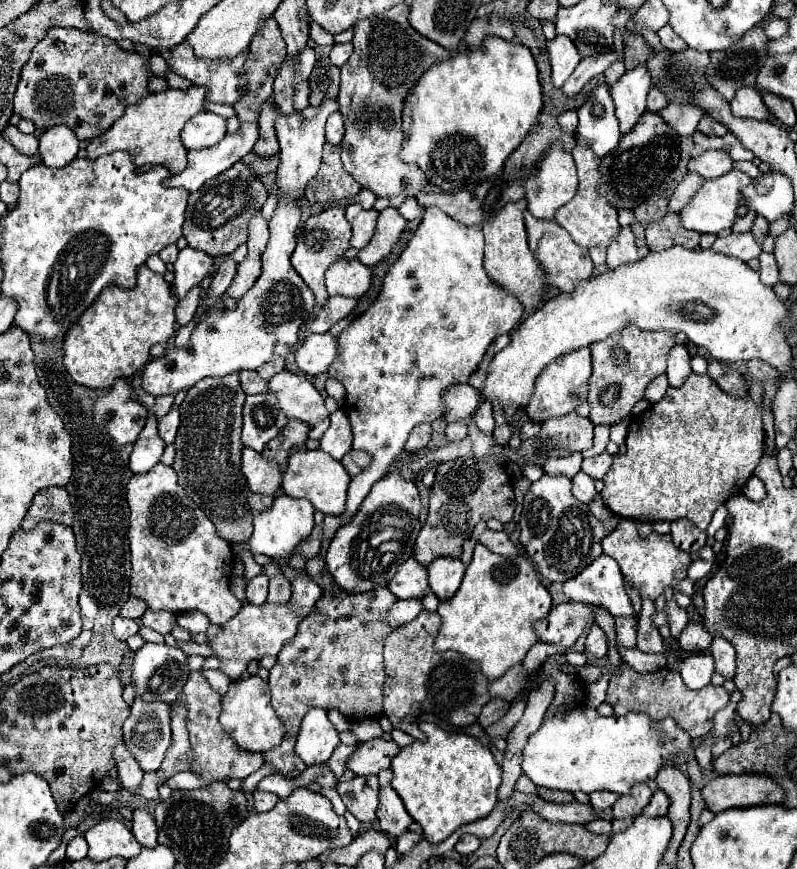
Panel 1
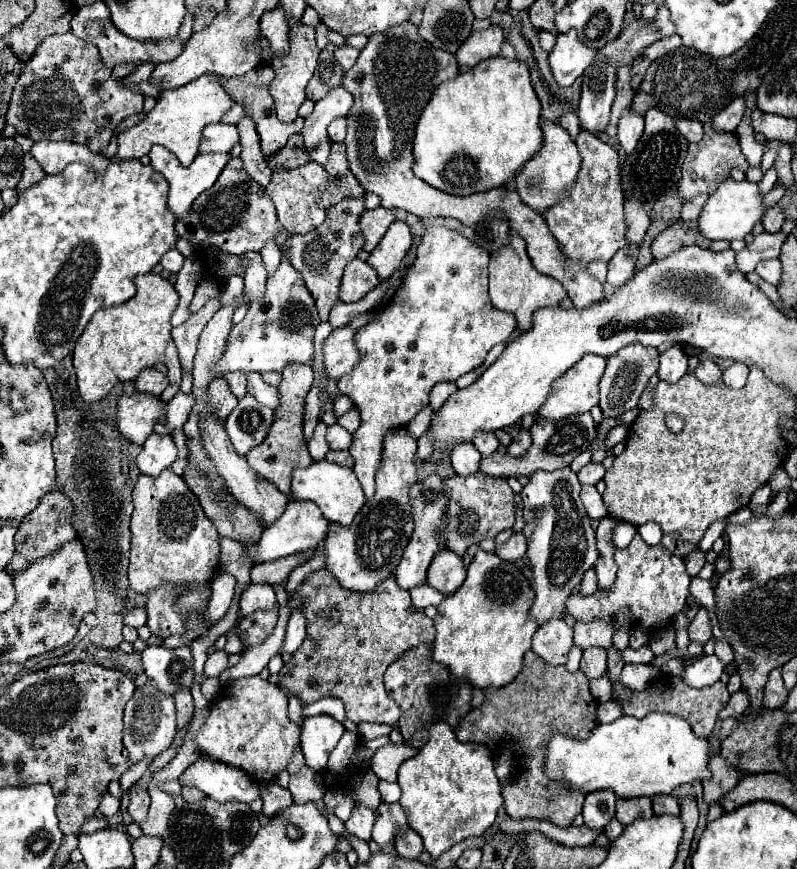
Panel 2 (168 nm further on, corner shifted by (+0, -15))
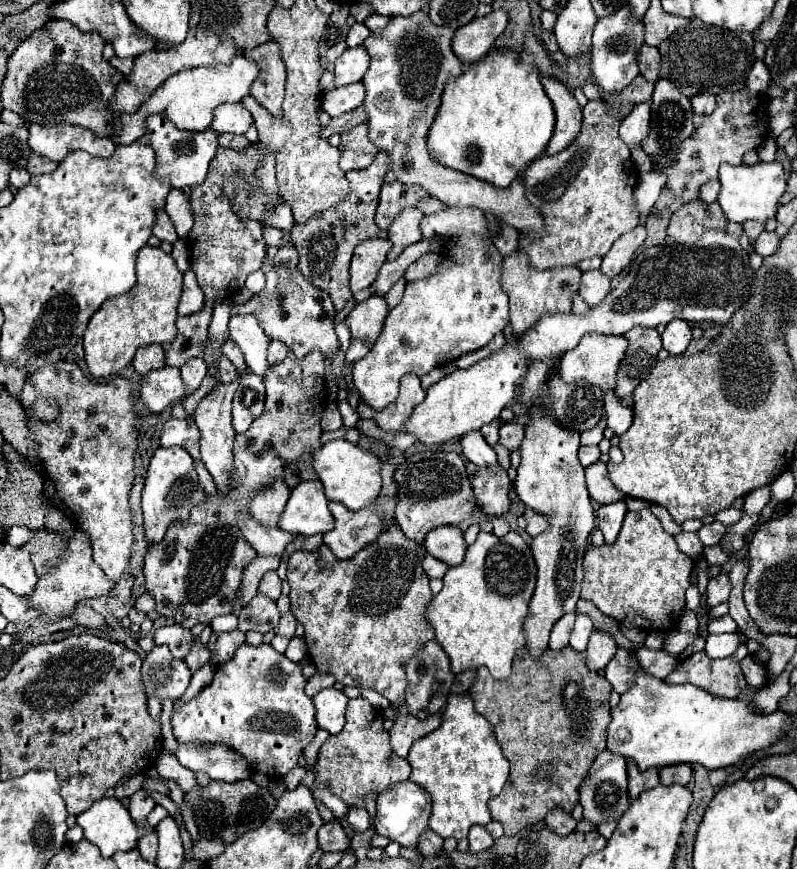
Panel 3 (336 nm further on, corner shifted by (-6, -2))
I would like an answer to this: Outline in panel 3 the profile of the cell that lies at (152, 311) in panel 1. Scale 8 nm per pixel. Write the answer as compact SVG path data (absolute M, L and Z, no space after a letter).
M144 245L138 253L136 263L136 285L116 299L106 299L102 307L90 319L84 331L84 353L90 373L100 377L116 375L126 367L140 345L150 343L170 343L176 333L176 307L182 295L182 273L176 267L176 261L170 253L164 253L160 247Z

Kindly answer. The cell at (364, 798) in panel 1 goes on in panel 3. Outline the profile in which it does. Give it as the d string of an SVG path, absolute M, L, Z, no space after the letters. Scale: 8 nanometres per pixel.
M352 807L346 815L346 821L356 833L364 833L370 827L370 817L364 807Z

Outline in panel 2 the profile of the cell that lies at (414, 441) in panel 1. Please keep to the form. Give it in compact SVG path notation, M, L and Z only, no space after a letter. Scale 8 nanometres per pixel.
M424 408L424 412L420 412L420 416L416 416L416 420L412 420L412 424L408 426L408 434L418 440L420 436L426 434L426 430L430 428L430 422L432 422L432 408Z

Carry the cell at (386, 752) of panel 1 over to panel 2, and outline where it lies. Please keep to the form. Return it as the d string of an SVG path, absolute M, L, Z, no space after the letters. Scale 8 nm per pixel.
M386 744L382 748L378 748L372 756L372 770L380 780L386 782L396 782L396 772L400 768L400 764L408 758L412 758L418 750L402 744L402 746L394 746L394 744Z

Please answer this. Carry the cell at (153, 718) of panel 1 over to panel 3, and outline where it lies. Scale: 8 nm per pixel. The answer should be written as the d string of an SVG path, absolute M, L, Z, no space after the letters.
M154 647L142 665L142 679L146 693L156 693L160 699L172 699L184 695L192 673L182 659L174 659L168 647Z

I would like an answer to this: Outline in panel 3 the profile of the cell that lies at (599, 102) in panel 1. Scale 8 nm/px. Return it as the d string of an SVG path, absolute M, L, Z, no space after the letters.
M630 5L620 7L614 15L598 19L592 37L592 79L610 93L622 91L626 85L640 75L638 69L638 51L644 45L644 23L634 19Z

